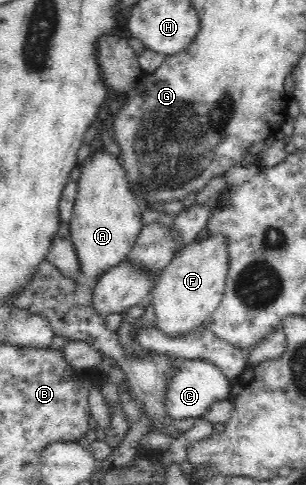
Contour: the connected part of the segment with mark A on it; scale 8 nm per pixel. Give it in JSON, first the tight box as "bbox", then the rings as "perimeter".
{"bbox":[70,149,142,280],"perimeter":[[[107,149],[93,151],[80,165],[77,196],[70,224],[70,239],[82,274],[97,280],[109,268],[127,259],[142,230],[141,209],[131,192],[121,162]]]}

